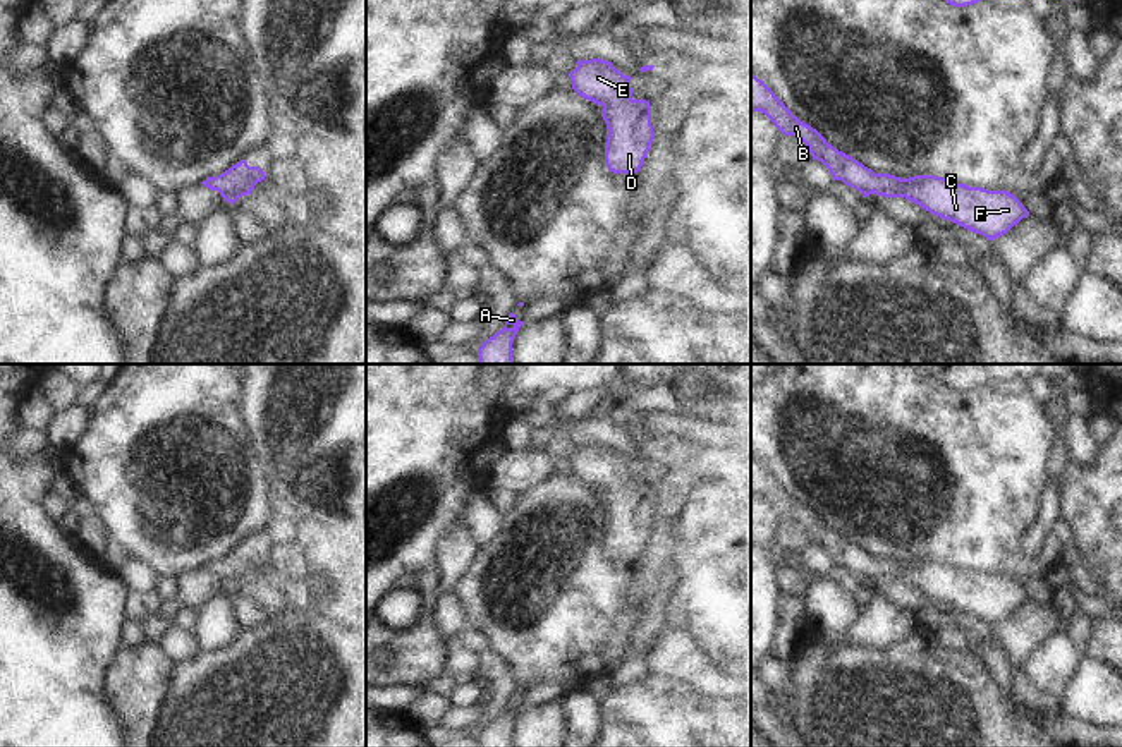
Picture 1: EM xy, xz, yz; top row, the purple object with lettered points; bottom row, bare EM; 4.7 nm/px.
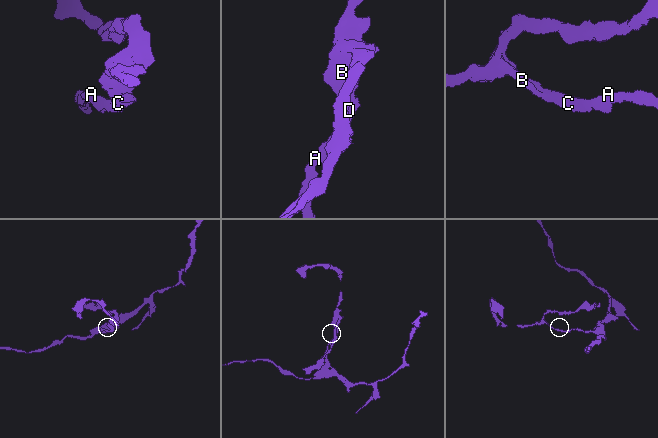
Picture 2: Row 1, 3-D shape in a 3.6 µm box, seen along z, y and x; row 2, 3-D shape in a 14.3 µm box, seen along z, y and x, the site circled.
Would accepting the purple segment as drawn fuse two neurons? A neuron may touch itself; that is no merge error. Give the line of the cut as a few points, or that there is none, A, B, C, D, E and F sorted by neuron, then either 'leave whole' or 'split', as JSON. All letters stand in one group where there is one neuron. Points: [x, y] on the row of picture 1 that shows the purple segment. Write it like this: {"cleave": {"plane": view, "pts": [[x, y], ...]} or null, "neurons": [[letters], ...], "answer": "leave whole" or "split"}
{"cleave": null, "neurons": [["A", "B", "C", "D", "E", "F"]], "answer": "leave whole"}

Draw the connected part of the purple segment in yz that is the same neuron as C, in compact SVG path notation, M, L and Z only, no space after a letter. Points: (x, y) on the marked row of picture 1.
M751 72L751 110L765 113L784 136L799 137L813 160L821 161L833 180L869 194L906 197L935 216L954 222L974 234L993 240L1007 234L1029 211L1007 191L988 191L954 184L936 175L900 179L890 173L875 173L852 156L838 151L811 125L801 122L775 93Z

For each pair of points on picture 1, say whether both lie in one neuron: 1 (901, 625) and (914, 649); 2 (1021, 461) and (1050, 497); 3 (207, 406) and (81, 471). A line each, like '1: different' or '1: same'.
1: different
2: different
3: same

